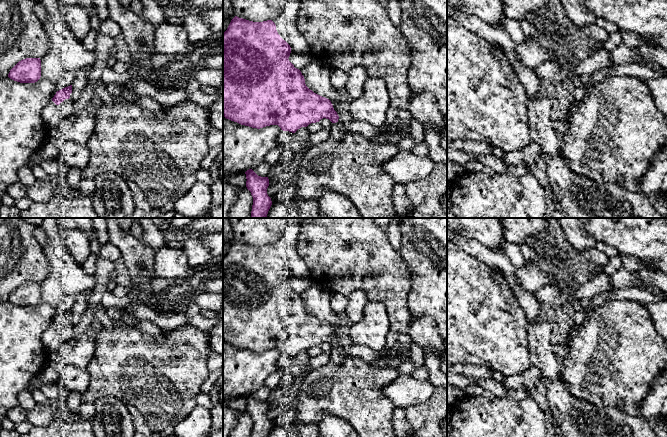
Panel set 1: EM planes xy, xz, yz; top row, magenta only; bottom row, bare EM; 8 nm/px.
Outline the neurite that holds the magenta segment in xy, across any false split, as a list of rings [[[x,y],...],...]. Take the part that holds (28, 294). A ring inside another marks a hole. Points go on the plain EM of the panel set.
[[[26,282],[19,285],[9,296],[8,301],[20,307],[35,307],[41,301],[40,282]]]

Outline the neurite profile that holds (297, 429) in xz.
[[[294,422],[288,429],[288,437],[319,437],[319,429],[316,424]]]

